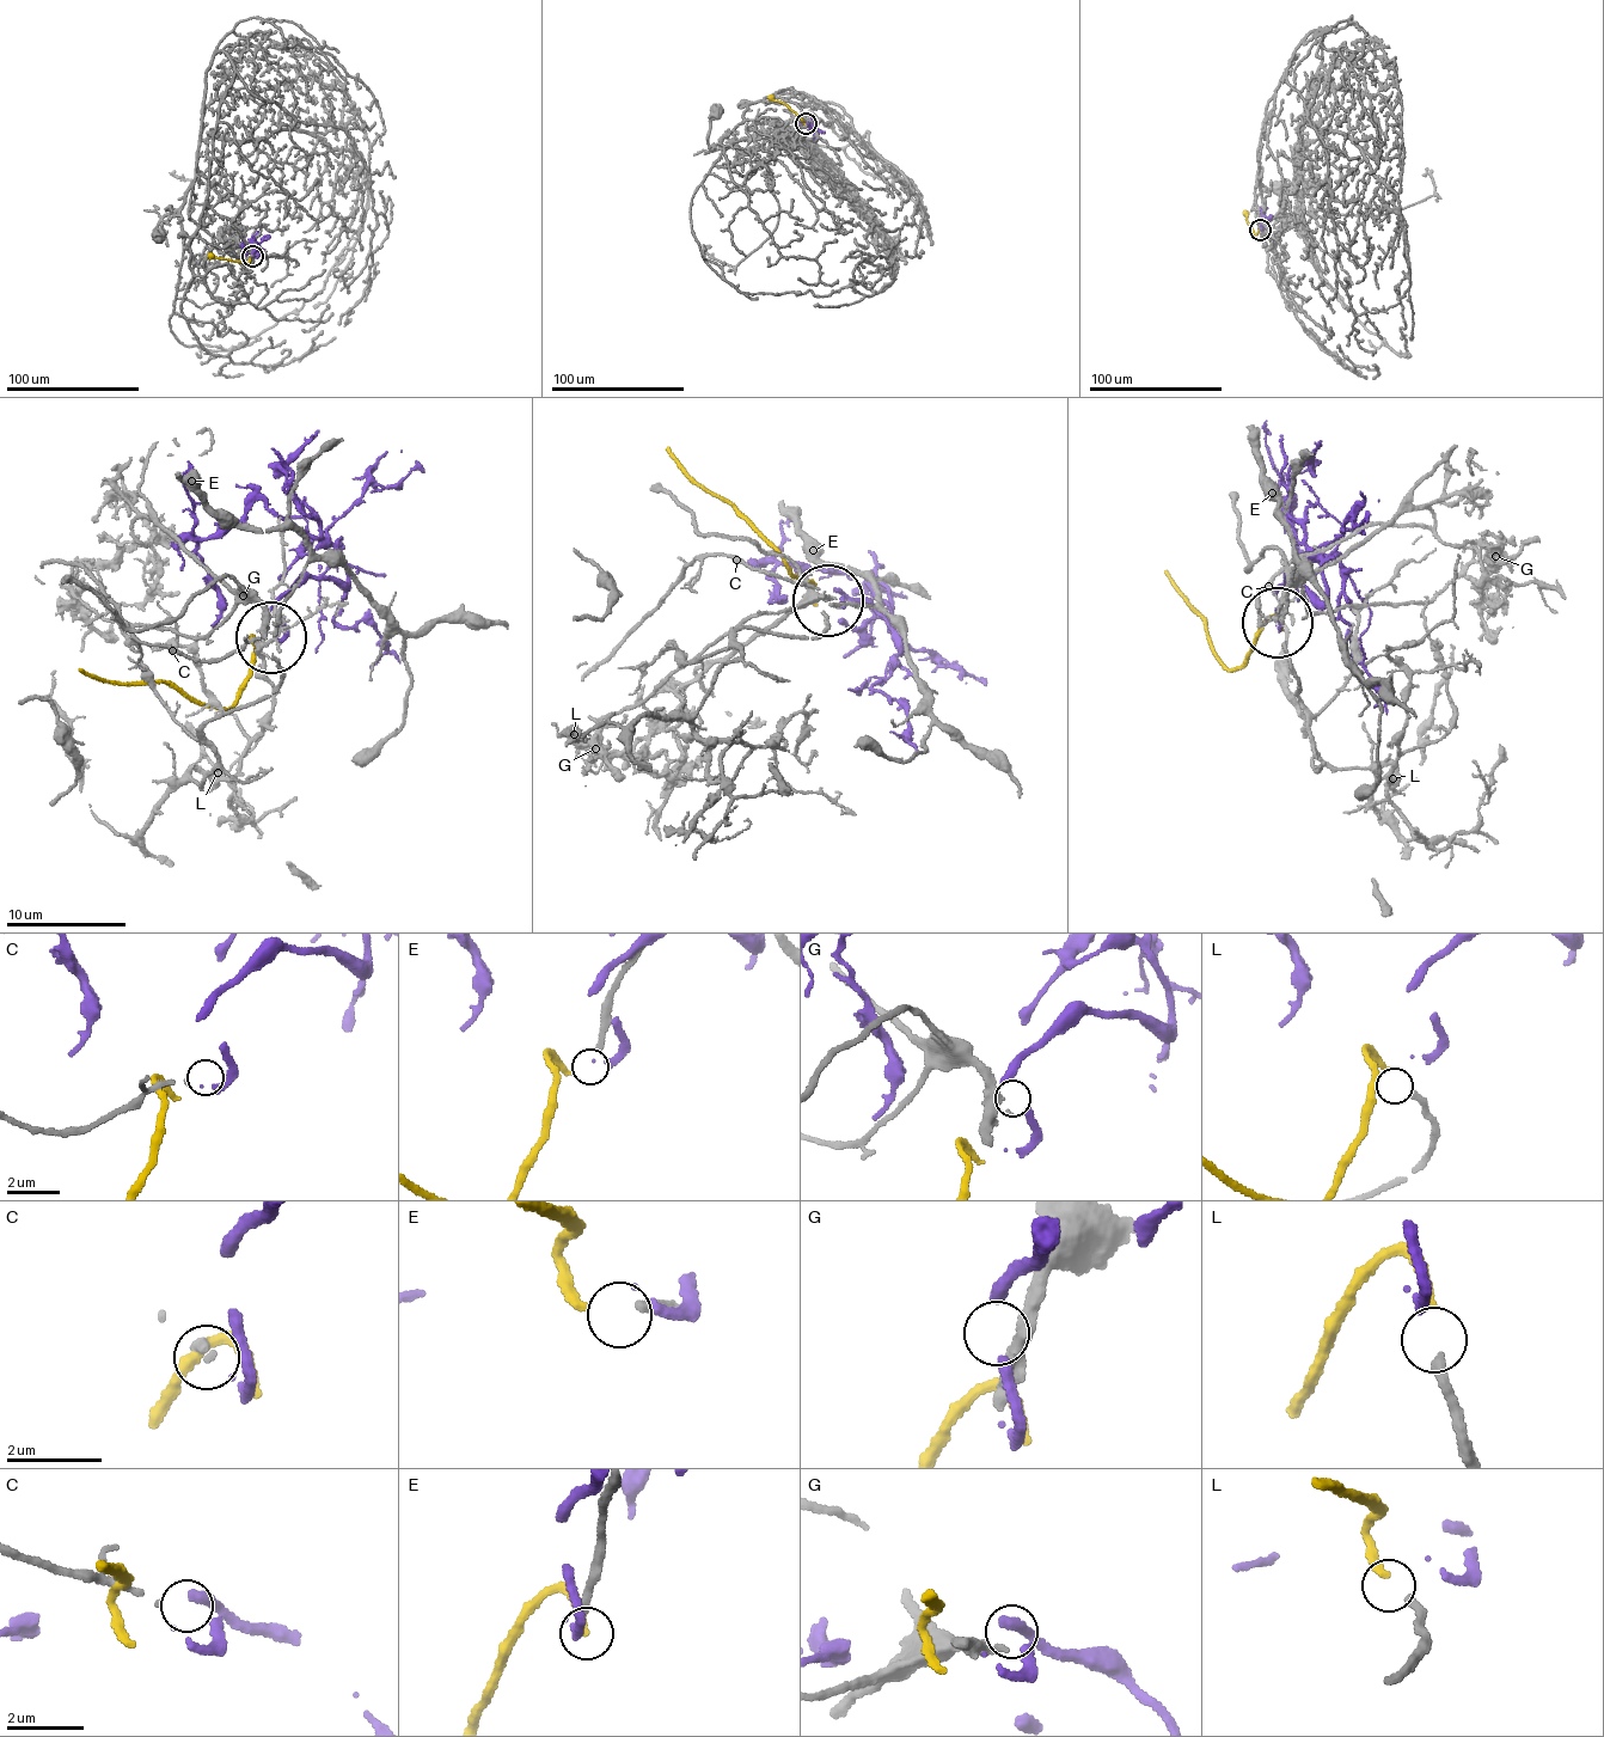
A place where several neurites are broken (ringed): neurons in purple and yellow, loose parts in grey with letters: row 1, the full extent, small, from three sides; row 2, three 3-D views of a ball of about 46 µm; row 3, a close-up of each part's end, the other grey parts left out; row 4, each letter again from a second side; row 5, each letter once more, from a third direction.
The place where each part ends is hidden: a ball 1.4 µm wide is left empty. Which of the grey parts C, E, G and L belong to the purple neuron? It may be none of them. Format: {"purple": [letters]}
{"purple": ["G"]}

